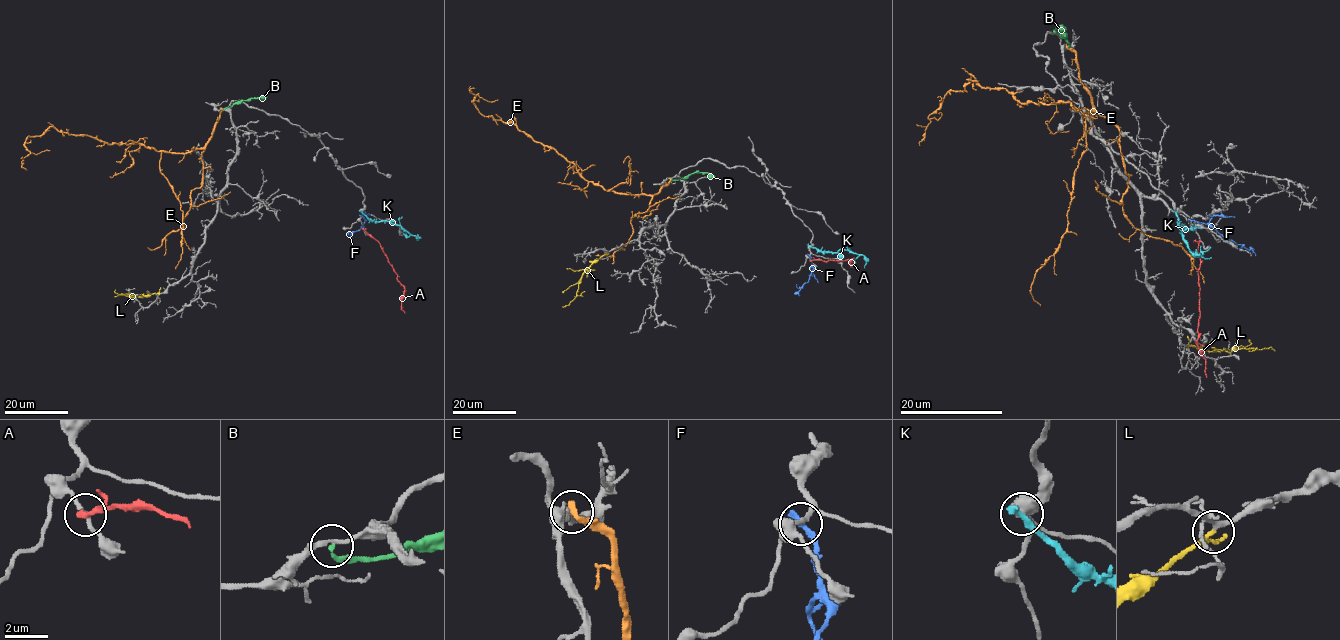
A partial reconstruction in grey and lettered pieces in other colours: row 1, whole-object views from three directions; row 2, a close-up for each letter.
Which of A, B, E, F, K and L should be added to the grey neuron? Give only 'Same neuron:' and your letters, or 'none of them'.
Same neuron: L

